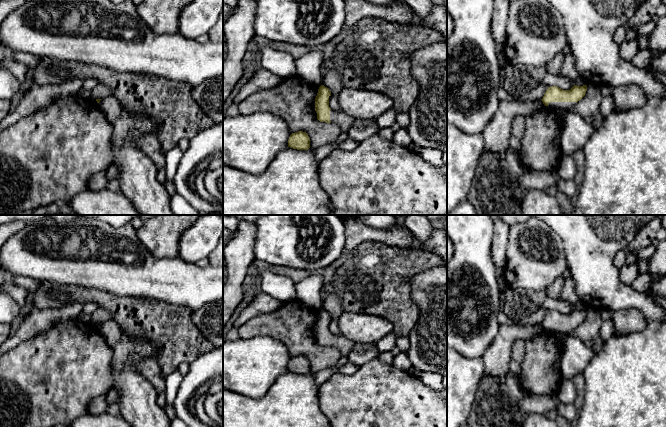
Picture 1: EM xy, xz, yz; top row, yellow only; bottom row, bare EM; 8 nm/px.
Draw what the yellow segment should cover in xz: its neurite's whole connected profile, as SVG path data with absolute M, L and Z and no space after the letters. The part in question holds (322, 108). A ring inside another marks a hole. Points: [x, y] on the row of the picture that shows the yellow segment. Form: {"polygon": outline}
{"polygon": "M324 85L319 86L315 98L315 111L320 122L333 123L340 127L342 132L347 132L355 124L355 119L342 111L334 111L329 107L330 90Z"}

